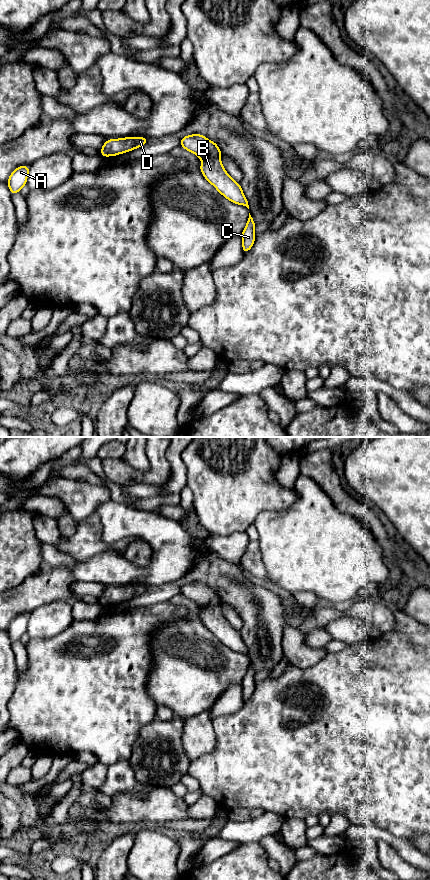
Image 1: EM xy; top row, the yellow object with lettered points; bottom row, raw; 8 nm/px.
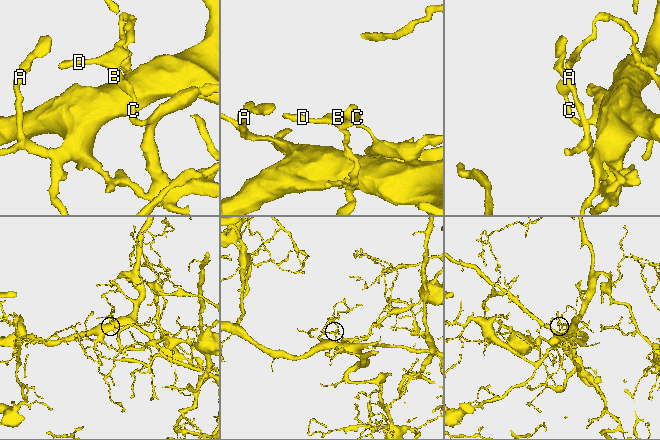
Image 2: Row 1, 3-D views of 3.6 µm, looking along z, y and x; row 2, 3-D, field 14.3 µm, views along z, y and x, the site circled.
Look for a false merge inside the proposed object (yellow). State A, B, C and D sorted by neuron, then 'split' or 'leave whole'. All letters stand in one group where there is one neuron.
A D / B C | split

